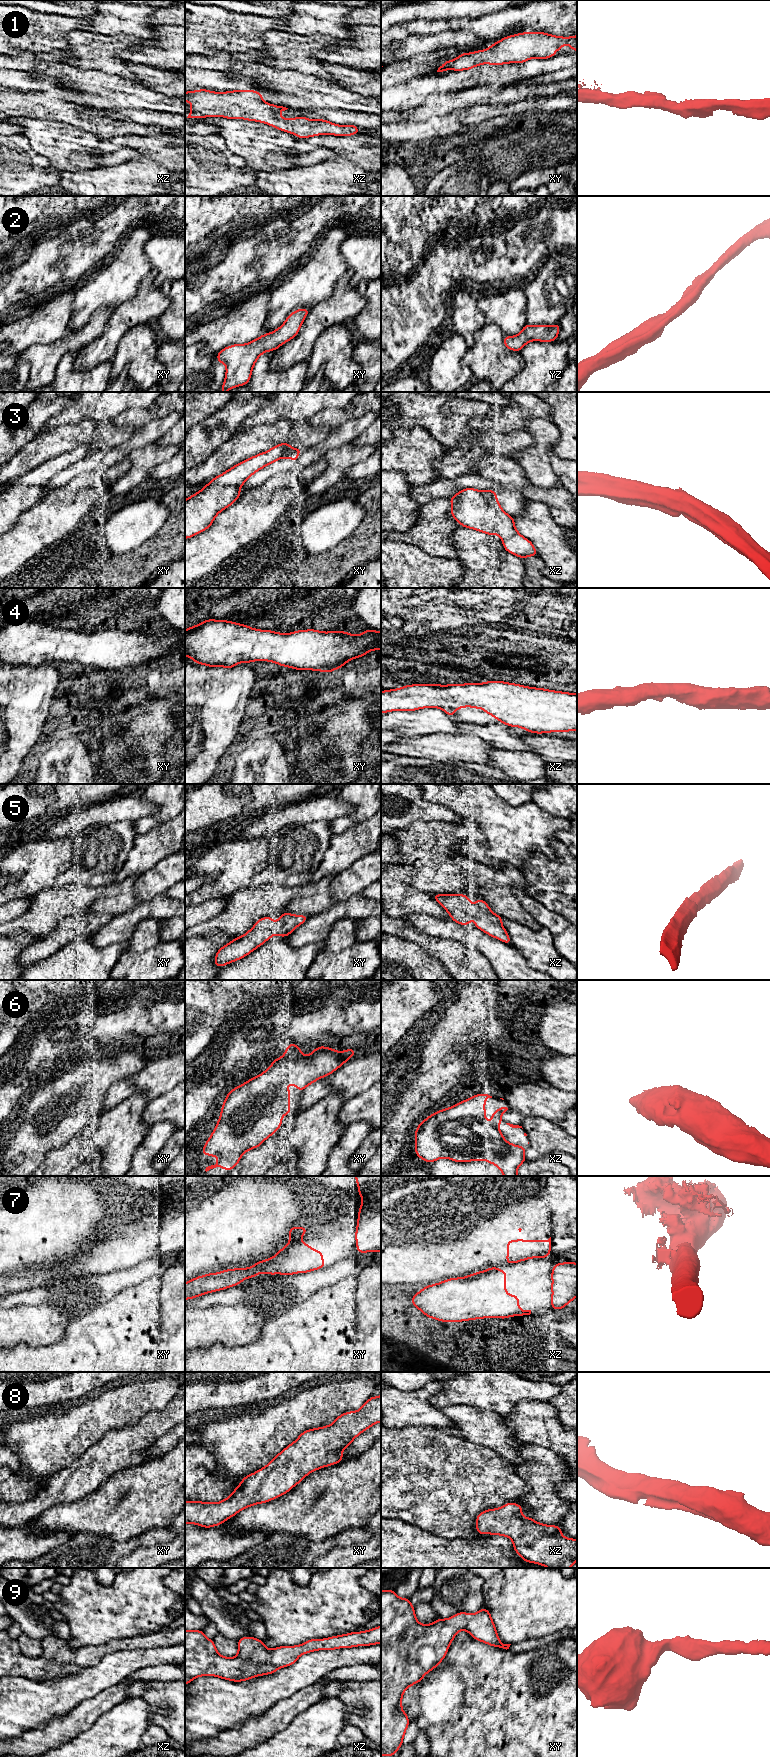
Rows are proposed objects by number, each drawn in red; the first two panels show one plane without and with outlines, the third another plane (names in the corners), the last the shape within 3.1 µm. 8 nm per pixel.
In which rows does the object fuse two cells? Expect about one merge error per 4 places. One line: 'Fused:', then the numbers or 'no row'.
Fused: no row

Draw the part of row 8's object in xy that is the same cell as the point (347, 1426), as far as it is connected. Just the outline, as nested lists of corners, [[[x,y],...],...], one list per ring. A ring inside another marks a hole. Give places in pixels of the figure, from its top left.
[[[381,1395],[370,1397],[358,1411],[339,1415],[330,1425],[302,1432],[265,1467],[245,1476],[228,1498],[218,1503],[186,1501],[185,1524],[191,1523],[204,1528],[221,1525],[247,1507],[266,1503],[286,1494],[311,1472],[341,1462],[344,1449],[358,1435],[378,1422],[381,1422]]]

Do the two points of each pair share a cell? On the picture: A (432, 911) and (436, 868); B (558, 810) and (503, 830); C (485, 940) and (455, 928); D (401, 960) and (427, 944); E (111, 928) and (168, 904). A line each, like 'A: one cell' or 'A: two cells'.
A: two cells
B: two cells
C: one cell
D: two cells
E: one cell

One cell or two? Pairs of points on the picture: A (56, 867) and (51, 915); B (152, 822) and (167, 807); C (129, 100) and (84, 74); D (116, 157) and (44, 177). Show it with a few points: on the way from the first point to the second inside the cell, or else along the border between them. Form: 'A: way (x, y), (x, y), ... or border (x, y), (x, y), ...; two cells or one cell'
A: border (77, 884), (46, 888), (32, 896); two cells
B: way (156, 819), (164, 811); one cell
C: way (122, 88), (117, 83), (96, 77); one cell
D: border (50, 168), (57, 172); two cells

